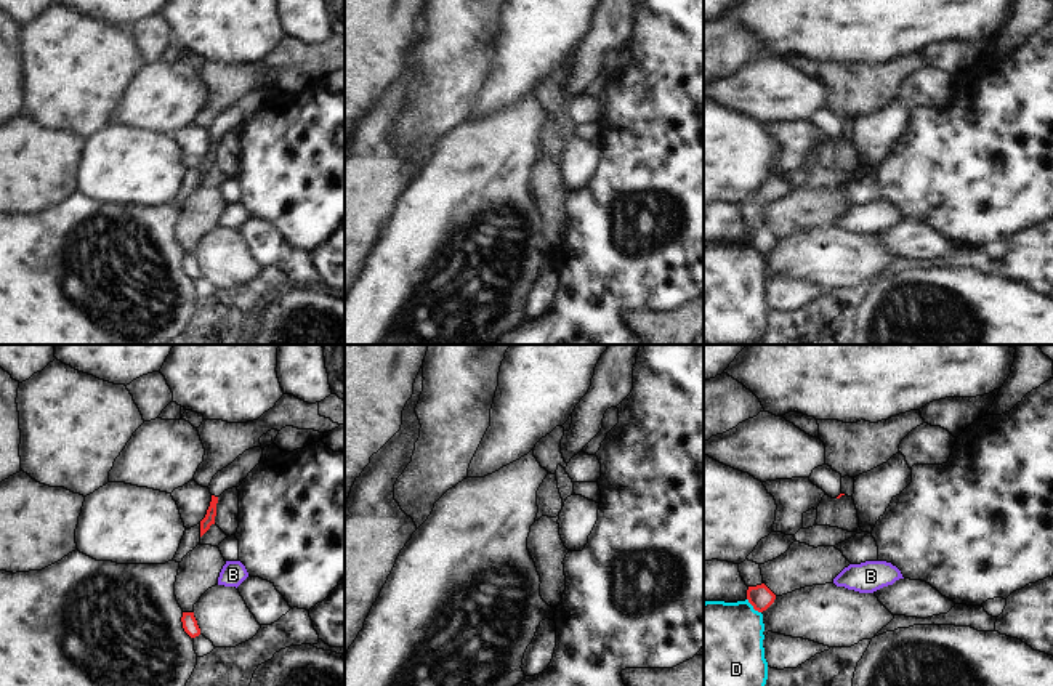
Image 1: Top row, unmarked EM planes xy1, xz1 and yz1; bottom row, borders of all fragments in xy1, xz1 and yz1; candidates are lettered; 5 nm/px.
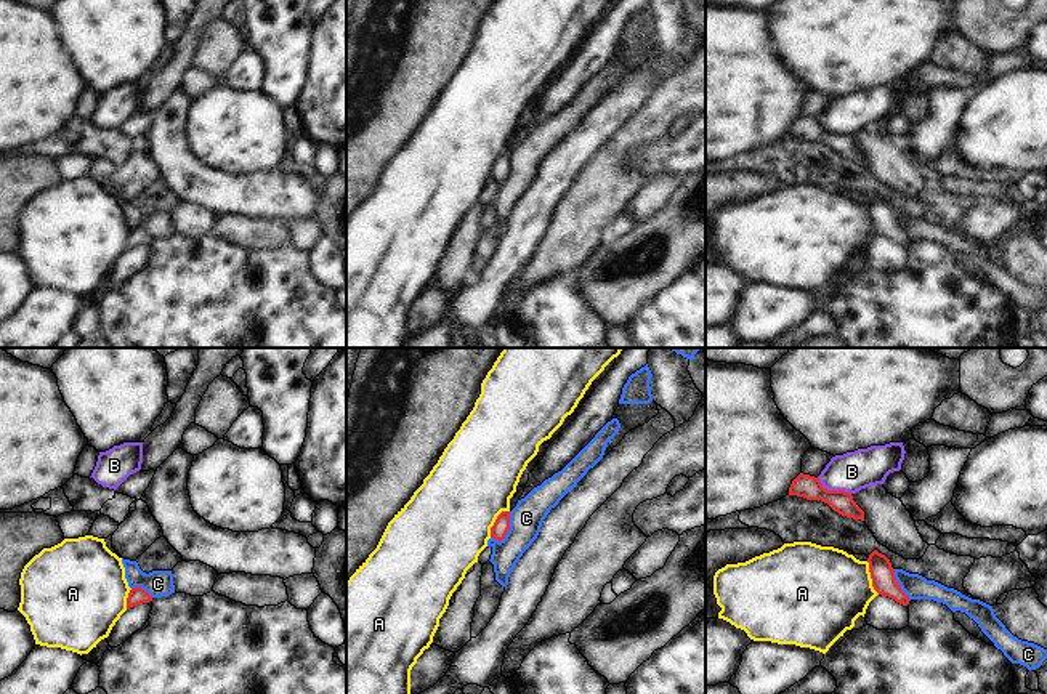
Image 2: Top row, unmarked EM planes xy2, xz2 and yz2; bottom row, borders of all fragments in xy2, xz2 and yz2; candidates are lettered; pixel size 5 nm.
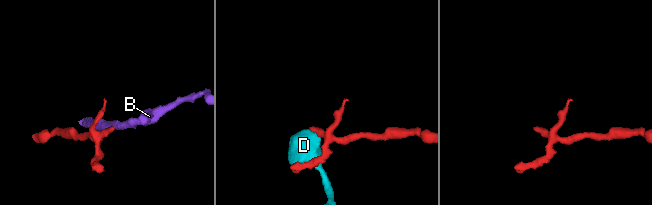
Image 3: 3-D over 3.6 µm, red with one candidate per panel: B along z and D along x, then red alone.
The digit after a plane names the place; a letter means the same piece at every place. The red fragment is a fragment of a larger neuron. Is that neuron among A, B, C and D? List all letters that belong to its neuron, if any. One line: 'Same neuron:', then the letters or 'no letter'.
Same neuron: no letter

